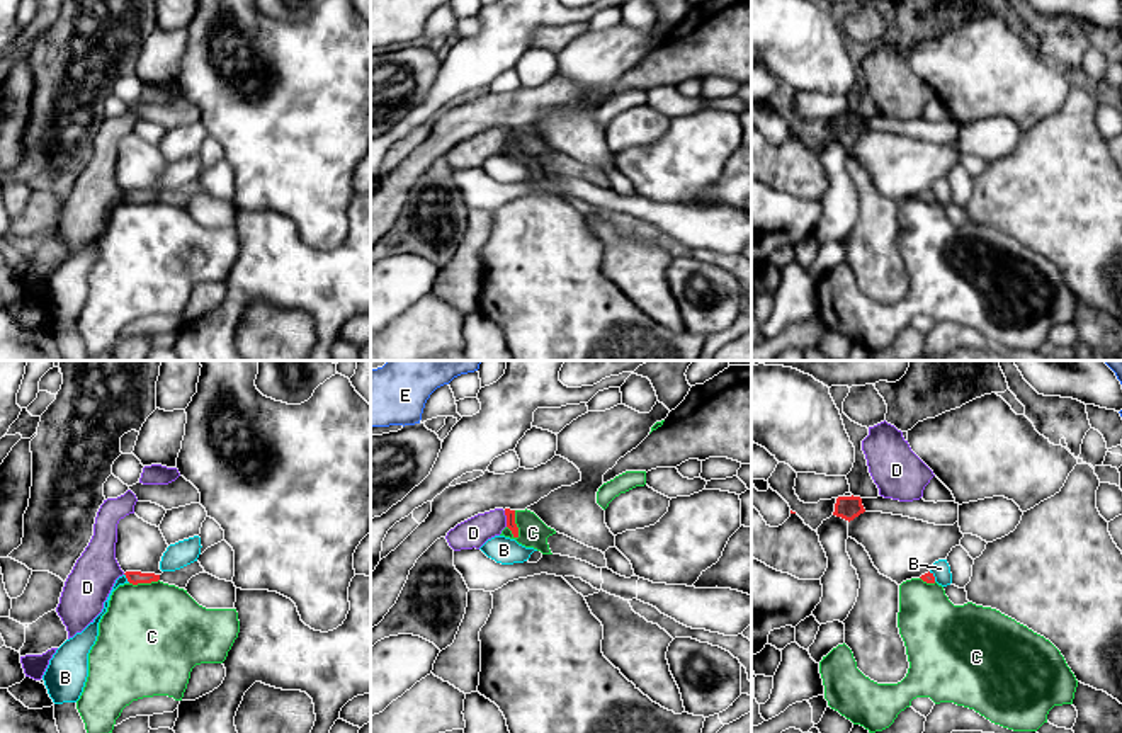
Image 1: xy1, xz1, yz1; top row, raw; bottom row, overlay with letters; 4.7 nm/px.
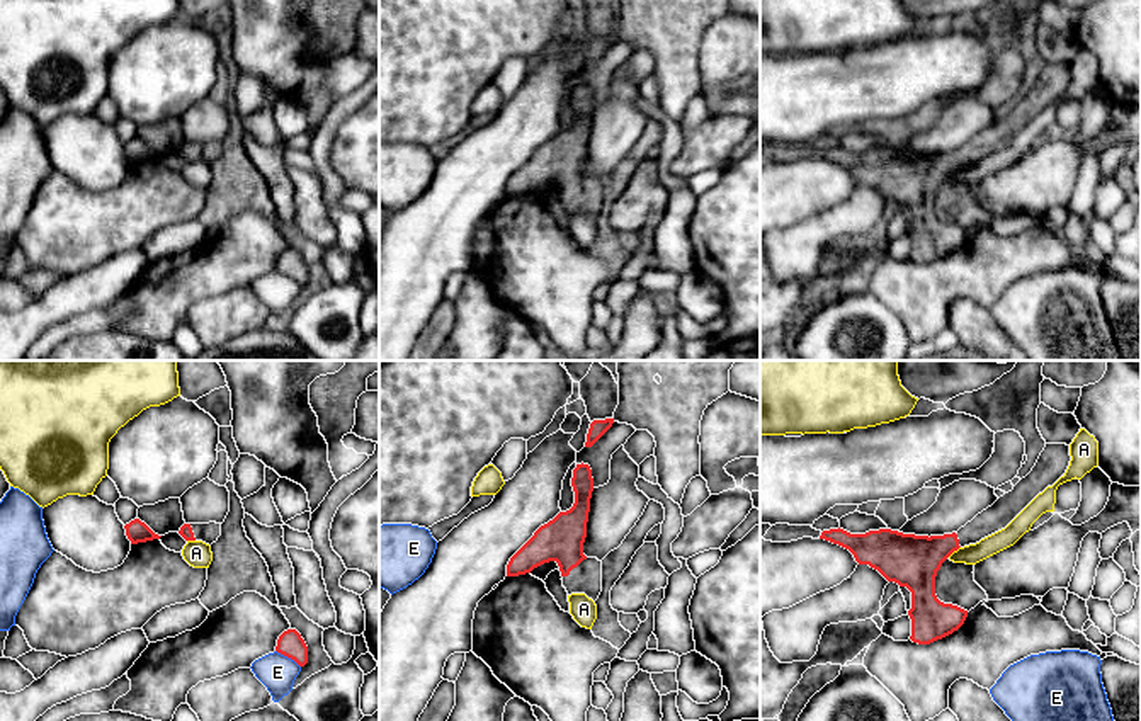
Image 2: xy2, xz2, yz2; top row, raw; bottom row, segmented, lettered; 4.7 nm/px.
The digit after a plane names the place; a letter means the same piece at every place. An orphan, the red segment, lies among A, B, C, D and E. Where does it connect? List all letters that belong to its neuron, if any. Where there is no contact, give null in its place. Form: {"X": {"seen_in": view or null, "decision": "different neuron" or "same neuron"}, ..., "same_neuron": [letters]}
{"A": {"seen_in": "yz2", "decision": "different neuron"}, "B": {"seen_in": "xy1", "decision": "different neuron"}, "C": {"seen_in": "xz1", "decision": "different neuron"}, "D": {"seen_in": "xz1", "decision": "different neuron"}, "E": {"seen_in": "xy2", "decision": "different neuron"}, "same_neuron": []}

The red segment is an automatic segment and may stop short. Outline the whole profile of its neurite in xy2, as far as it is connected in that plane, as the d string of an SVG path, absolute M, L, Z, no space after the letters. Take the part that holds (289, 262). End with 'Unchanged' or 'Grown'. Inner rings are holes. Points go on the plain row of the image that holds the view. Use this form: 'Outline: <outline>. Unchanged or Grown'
Outline: M287 248L279 255L275 270L294 279L299 286L308 282L308 265L296 248Z. Unchanged

